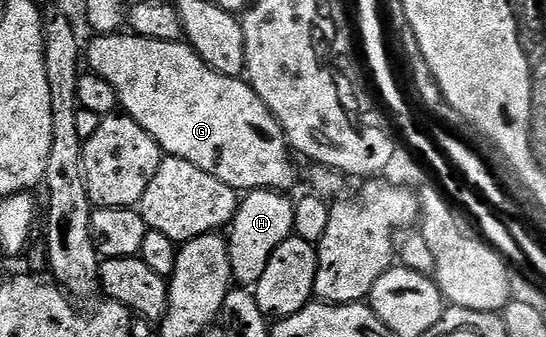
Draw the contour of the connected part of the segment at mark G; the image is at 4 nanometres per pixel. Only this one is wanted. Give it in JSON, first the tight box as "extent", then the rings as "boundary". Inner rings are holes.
{"extent":[86,34,296,193],"boundary":[[[131,34],[93,35],[91,39],[92,41],[86,44],[87,67],[91,71],[98,73],[102,78],[106,78],[106,82],[110,82],[110,86],[114,86],[119,107],[123,109],[131,120],[138,122],[138,126],[142,126],[142,130],[146,130],[146,134],[150,134],[150,138],[154,138],[154,142],[158,142],[161,153],[177,156],[186,162],[194,162],[194,166],[198,166],[198,170],[206,170],[206,174],[214,174],[214,178],[226,182],[226,186],[235,188],[241,193],[252,192],[255,188],[292,190],[288,188],[295,186],[296,164],[292,161],[294,156],[290,151],[288,139],[284,137],[282,126],[276,121],[274,114],[270,114],[266,102],[262,102],[262,98],[258,98],[256,91],[248,85],[247,79],[218,74],[218,70],[214,70],[209,66],[192,47],[184,42],[158,42],[157,40]]]}

